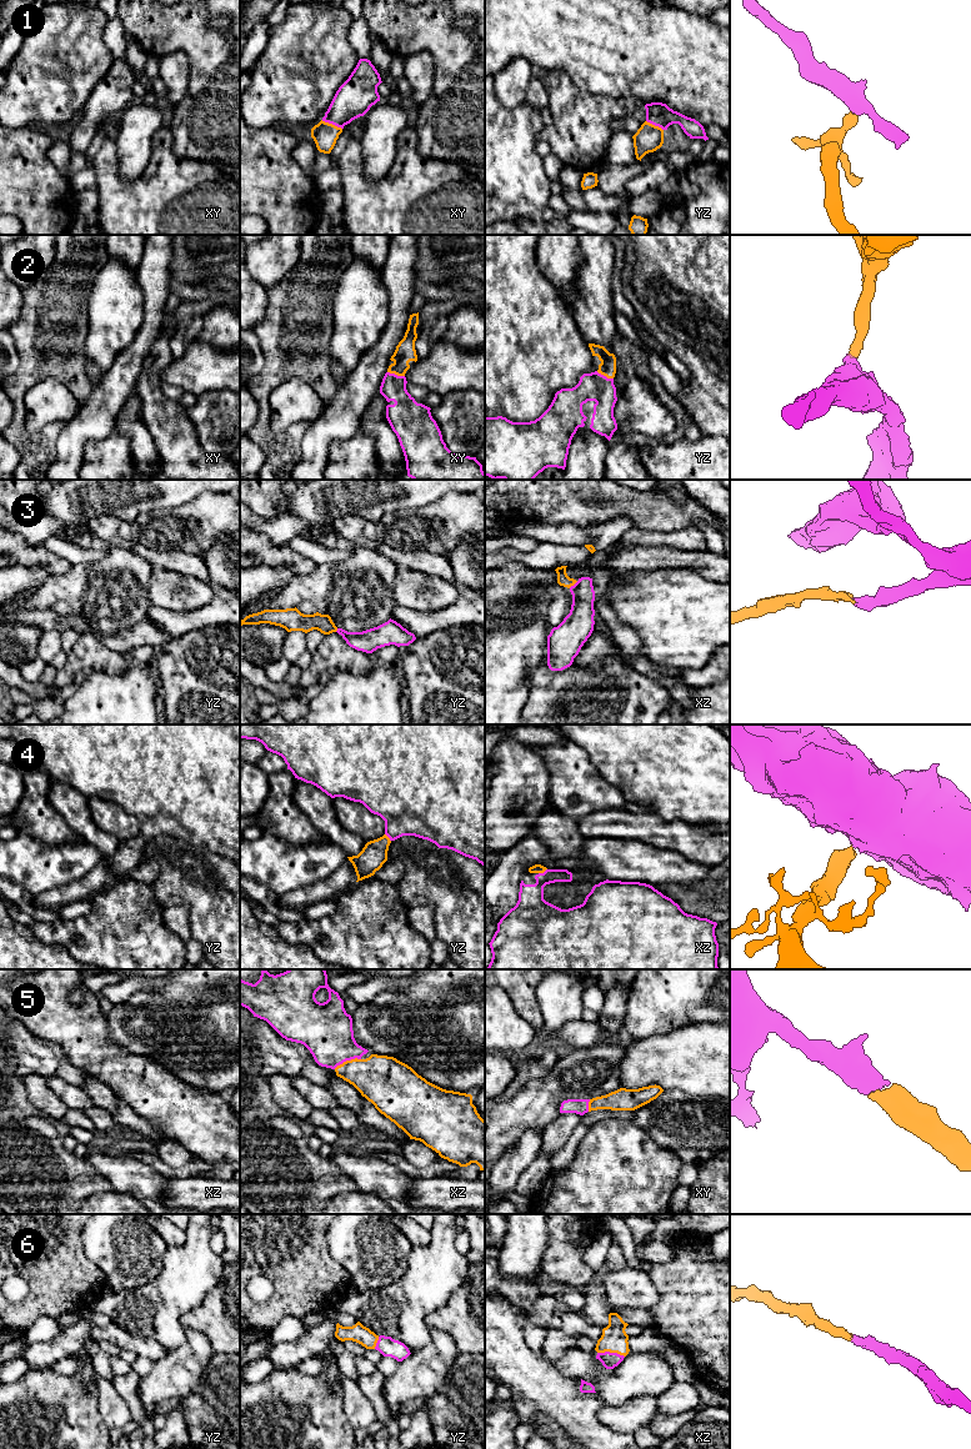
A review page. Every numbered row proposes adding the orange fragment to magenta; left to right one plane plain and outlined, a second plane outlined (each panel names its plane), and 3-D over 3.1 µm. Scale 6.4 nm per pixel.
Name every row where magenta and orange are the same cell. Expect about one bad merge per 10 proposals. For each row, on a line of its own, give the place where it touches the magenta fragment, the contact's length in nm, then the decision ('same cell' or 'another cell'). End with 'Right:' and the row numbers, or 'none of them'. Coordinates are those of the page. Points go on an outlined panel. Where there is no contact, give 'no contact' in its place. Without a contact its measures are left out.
1: xy (331, 123) | 150 nm | same cell
2: xy (396, 375) | 120 nm | same cell
3: xz (574, 585) | 80 nm | same cell
4: xz (544, 872) | 70 nm | same cell
5: xz (346, 1059) | 190 nm | same cell
6: xz (611, 1353) | 180 nm | same cell
Right: 1, 2, 3, 4, 5, 6

